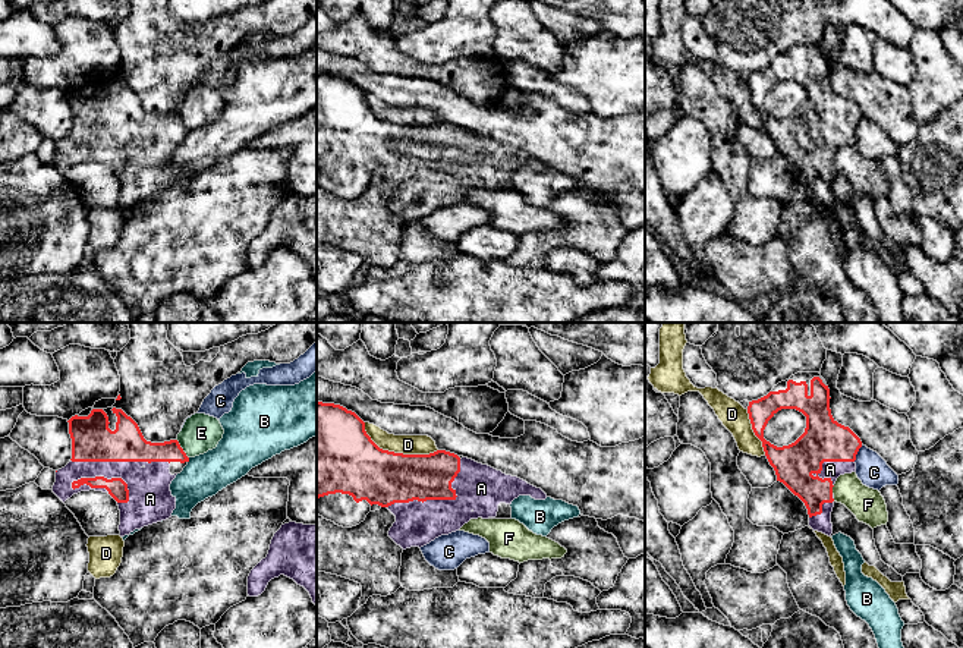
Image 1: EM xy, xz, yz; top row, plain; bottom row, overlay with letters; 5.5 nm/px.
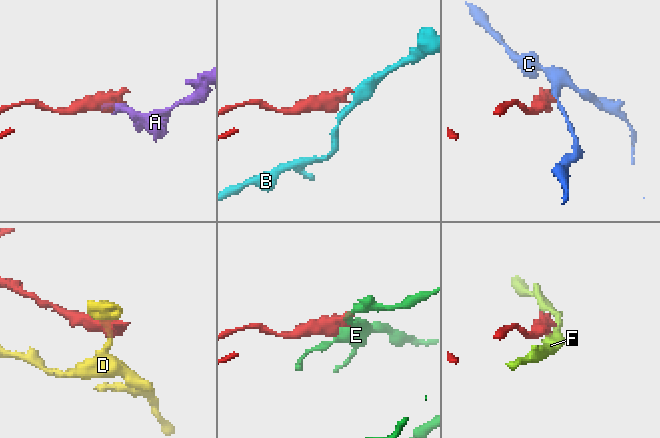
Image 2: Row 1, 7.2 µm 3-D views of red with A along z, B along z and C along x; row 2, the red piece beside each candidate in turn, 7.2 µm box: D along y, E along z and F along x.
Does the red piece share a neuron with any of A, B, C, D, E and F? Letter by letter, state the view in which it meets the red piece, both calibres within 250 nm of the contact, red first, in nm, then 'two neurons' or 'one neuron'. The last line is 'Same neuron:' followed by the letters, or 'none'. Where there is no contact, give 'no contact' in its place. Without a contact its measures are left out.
A: meets red in xy; 110 nm thick on the red side, 220 nm on the other; one neuron
B: meets red in xy; 120 nm thick on the red side, 240 nm on the other; two neurons
C: meets red in yz; 240 nm thick on the red side, 170 nm on the other; two neurons
D: meets red in xz; 340 nm thick on the red side, 110 nm on the other; two neurons
E: meets red in xy; 140 nm thick on the red side, 200 nm on the other; two neurons
F: meets red in yz; 220 nm thick on the red side, 180 nm on the other; two neurons
Same neuron: A

